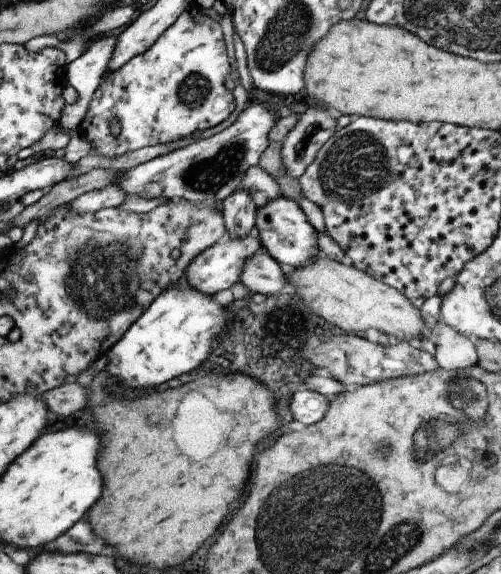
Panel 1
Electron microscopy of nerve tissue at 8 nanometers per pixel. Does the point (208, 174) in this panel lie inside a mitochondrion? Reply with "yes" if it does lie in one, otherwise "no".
yes

